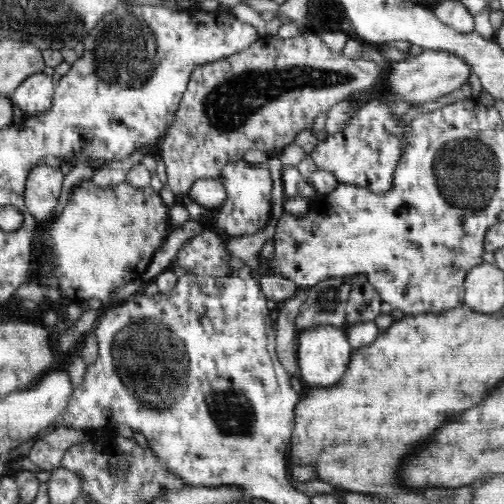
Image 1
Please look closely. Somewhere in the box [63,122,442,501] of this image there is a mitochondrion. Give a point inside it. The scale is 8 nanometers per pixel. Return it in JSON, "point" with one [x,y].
{"point":[155,371]}

